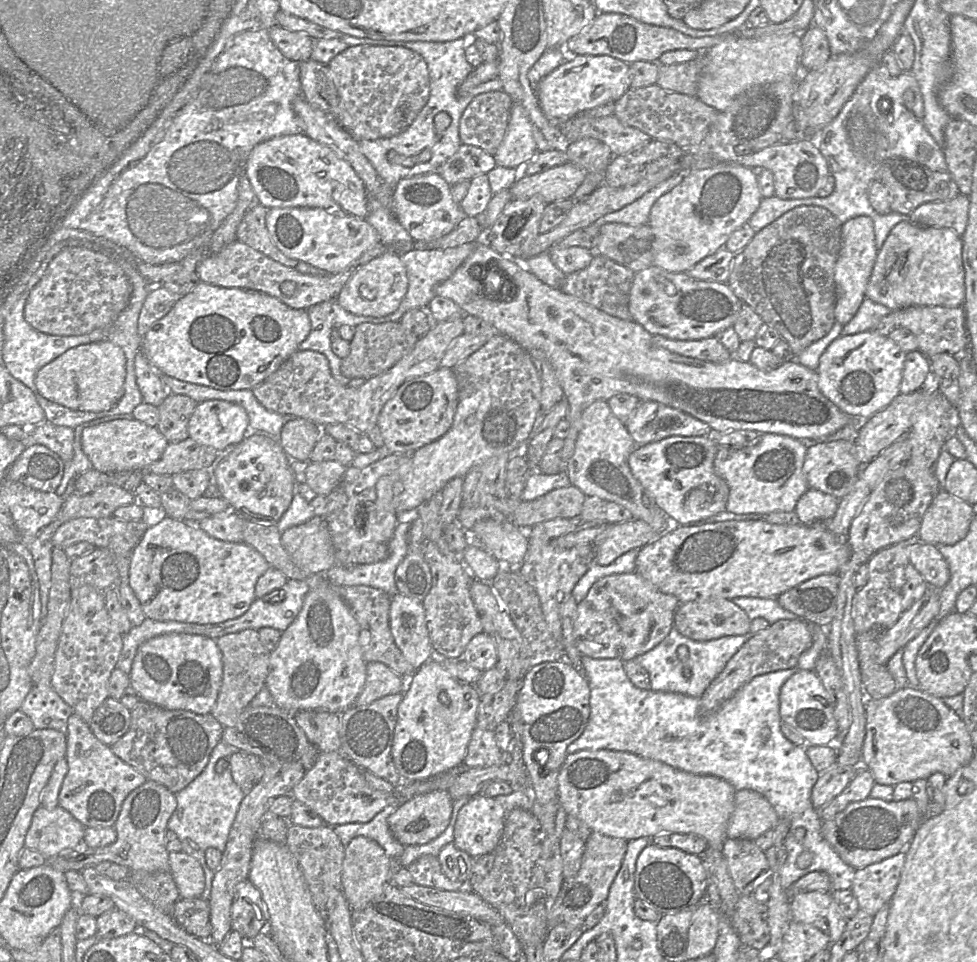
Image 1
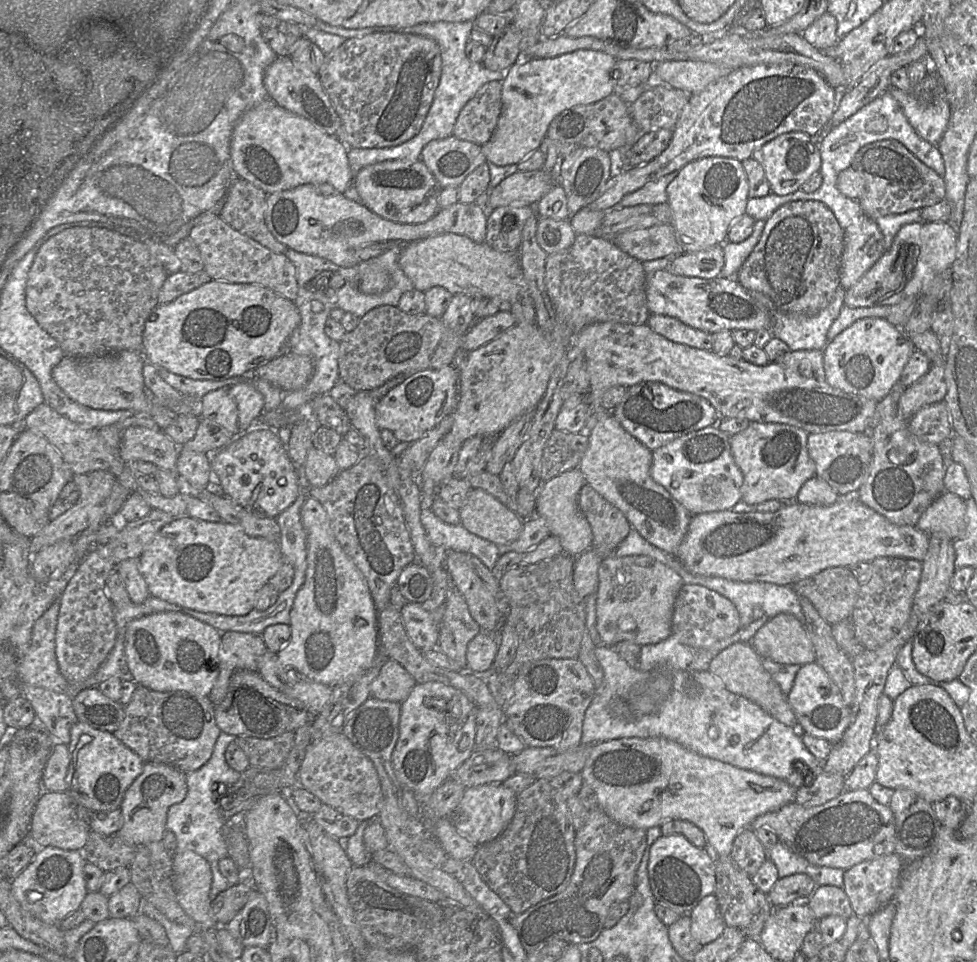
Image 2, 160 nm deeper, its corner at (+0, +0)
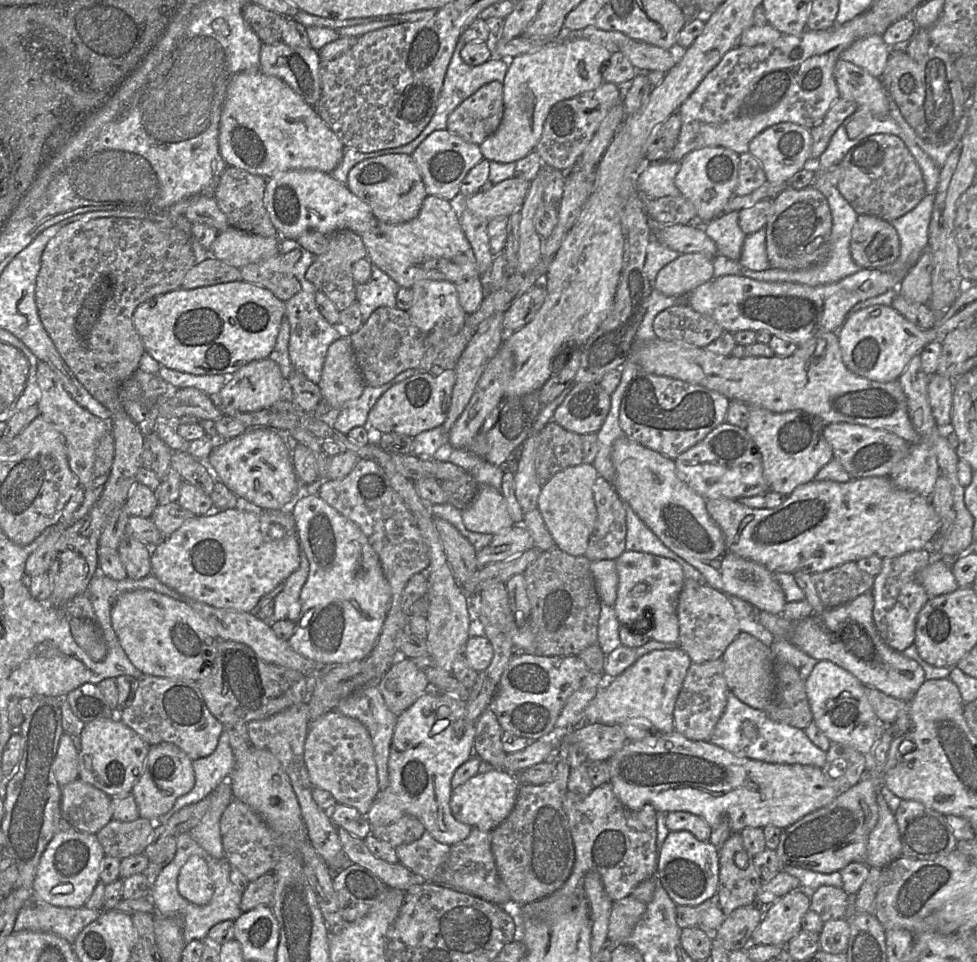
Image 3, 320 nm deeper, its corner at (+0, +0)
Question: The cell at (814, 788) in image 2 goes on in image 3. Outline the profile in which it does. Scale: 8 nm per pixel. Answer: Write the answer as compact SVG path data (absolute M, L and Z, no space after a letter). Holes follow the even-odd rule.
M831 742L821 769L832 788L846 791L864 777L865 757L851 746Z

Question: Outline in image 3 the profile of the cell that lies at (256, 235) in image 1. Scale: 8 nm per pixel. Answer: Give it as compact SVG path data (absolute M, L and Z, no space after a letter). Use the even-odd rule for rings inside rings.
M227 166L221 175L214 198L225 214L230 227L262 237L279 238L278 231L273 226L264 204L266 180L262 176Z

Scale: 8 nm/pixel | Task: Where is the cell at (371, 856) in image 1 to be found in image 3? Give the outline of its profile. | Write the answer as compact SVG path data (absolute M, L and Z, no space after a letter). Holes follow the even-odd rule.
M428 690L425 691L409 708L407 708L405 711L403 711L401 714L398 715L394 733L393 733L393 738L392 738L392 743L390 747L390 754L389 754L389 760L388 760L388 778L389 778L389 783L388 786L380 790L378 793L377 797L375 798L373 804L370 807L370 810L368 811L366 817L369 823L371 824L372 827L379 827L379 826L385 826L389 825L399 818L403 817L404 815L412 815L417 817L424 825L426 831L428 831L437 841L447 844L447 845L454 845L456 843L461 842L462 840L466 839L472 830L472 827L468 824L464 824L462 822L459 822L458 820L455 819L455 817L452 814L451 808L450 808L450 800L451 800L451 795L452 795L452 787L451 787L451 779L454 775L454 772L456 769L461 766L463 763L465 763L468 759L470 759L474 755L474 737L476 733L476 726L475 722L471 721L466 713L466 707L465 707L465 702L457 698L456 696L452 694L448 694L446 692L442 691L437 691L437 690ZM442 706L447 706L450 710L450 714L447 717L449 721L449 725L442 730L439 733L432 733L432 726L435 723L437 719L439 718L439 710Z

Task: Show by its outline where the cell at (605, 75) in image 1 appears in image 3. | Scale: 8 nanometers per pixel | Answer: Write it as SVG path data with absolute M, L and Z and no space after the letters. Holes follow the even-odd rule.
M586 39L554 41L545 47L509 60L509 68L503 81L504 116L498 129L479 146L484 159L500 163L517 162L535 148L542 136L545 120L551 108L558 102L597 89L603 82L602 70L611 52L604 46Z

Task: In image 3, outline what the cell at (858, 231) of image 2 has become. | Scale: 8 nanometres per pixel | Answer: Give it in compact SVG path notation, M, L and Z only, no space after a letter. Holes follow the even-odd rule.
M858 215L851 232L850 254L861 269L880 269L893 264L900 254L898 233L890 222Z

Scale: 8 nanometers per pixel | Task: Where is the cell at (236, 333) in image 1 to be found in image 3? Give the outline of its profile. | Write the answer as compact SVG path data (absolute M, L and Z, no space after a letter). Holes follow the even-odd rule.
M243 280L194 289L178 288L141 303L133 313L133 325L141 338L145 351L162 366L195 375L232 375L239 368L251 361L269 357L271 351L274 349L280 326L285 319L285 302L278 299L268 289Z

